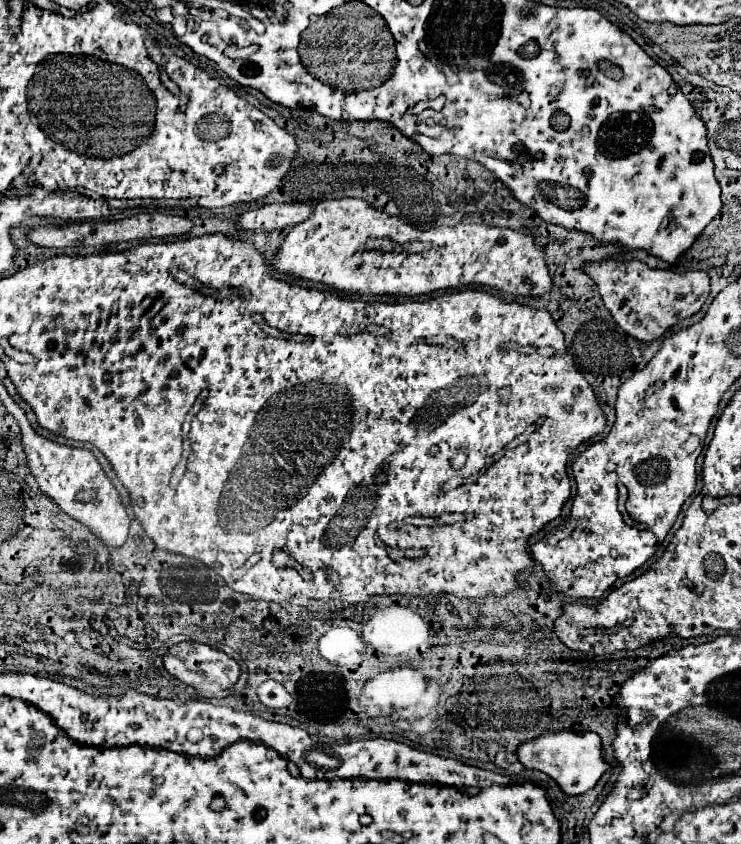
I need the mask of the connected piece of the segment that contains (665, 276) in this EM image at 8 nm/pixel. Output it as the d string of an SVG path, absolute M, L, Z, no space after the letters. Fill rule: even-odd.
M633 259L629 263L599 261L585 265L585 271L595 279L605 307L615 323L637 341L655 341L679 321L695 315L709 297L711 279L707 271L673 273L669 269L651 269Z

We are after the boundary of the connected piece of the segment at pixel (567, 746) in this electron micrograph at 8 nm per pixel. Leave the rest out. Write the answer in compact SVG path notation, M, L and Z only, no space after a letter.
M549 731L545 735L539 735L537 739L521 743L517 749L517 757L525 769L537 769L555 779L567 795L581 795L593 789L599 777L609 769L601 755L601 739L591 731Z

